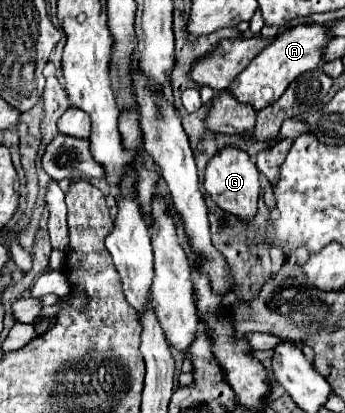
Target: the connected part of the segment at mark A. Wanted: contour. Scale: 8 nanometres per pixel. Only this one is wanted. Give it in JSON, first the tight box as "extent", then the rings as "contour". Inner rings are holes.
{"extent":[229,25,329,111],"contour":[[[297,25],[293,29],[281,31],[271,45],[267,45],[247,67],[241,71],[235,81],[229,85],[229,93],[241,103],[251,105],[255,111],[267,107],[269,103],[277,101],[289,83],[305,71],[313,71],[323,61],[321,49],[329,41],[329,29],[325,25]]]}

